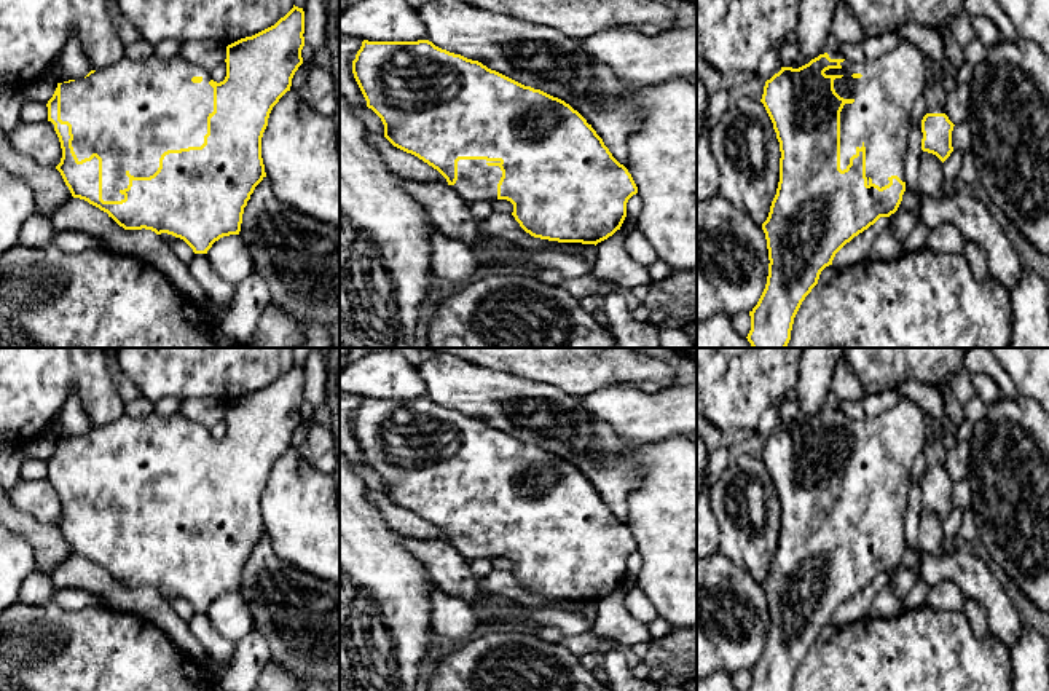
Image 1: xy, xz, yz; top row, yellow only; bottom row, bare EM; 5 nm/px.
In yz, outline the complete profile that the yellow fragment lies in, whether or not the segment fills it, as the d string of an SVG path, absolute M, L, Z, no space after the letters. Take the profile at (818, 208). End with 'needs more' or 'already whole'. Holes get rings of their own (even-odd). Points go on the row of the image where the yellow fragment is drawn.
M902 41L891 51L864 62L853 62L840 51L826 48L808 64L781 67L765 81L764 104L780 142L780 182L762 230L768 249L768 276L757 305L749 311L752 348L786 348L794 318L821 271L832 265L835 254L880 217L894 214L906 192L904 161L910 136L913 104L923 96L928 59L921 49Z; needs more

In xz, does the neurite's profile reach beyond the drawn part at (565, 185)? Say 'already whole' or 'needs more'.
needs more

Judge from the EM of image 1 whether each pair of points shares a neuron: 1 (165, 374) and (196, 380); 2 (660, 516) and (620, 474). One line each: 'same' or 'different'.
1: same
2: different

